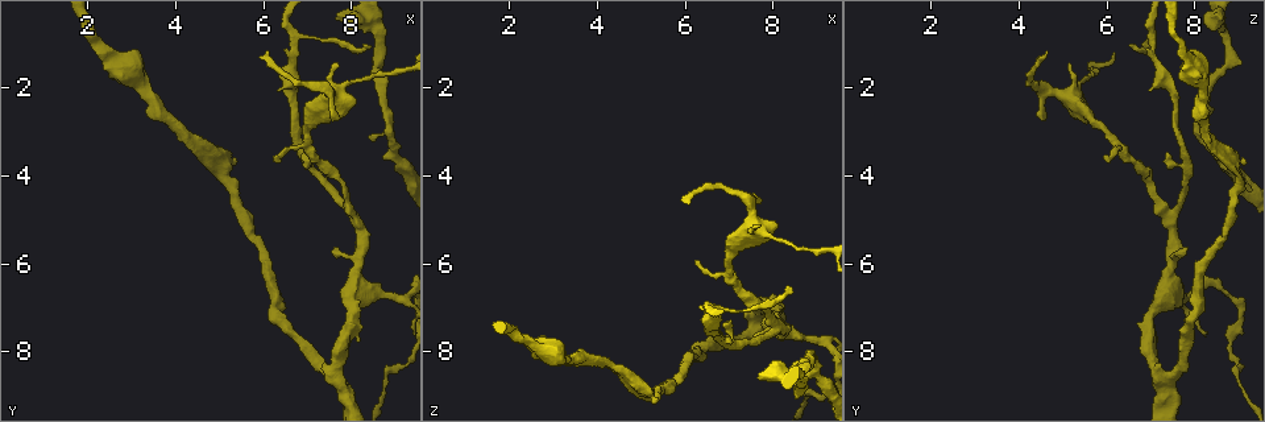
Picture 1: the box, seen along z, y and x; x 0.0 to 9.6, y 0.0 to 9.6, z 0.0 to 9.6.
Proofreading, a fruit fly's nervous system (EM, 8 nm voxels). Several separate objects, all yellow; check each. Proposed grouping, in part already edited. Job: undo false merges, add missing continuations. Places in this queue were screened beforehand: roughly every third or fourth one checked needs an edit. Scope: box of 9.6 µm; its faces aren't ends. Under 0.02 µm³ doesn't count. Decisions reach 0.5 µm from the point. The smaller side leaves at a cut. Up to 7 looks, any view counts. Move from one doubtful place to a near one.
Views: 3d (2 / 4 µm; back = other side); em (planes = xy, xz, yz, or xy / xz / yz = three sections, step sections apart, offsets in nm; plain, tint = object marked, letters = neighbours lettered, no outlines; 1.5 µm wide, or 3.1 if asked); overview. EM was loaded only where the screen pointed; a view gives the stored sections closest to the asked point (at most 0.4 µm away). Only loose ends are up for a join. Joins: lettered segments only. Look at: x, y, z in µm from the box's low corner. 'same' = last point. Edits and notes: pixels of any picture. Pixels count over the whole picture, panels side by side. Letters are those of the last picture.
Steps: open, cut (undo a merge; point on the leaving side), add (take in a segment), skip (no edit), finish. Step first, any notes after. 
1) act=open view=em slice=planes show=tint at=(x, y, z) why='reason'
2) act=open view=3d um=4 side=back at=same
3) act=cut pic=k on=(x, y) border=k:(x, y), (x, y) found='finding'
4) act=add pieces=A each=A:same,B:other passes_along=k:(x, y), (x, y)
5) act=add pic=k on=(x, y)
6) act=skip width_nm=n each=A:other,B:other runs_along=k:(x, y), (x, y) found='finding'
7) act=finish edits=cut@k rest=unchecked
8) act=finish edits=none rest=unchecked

act=open view=em slice=planes show=plain at=(8.10, 6.50, 7.50) why='a fork'

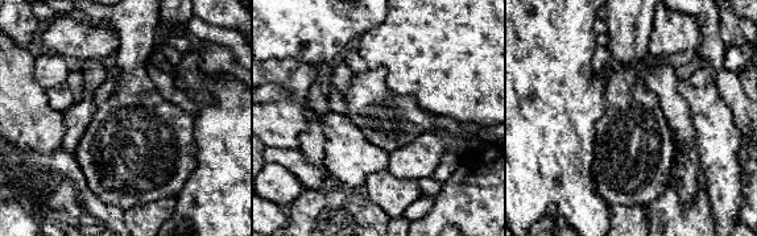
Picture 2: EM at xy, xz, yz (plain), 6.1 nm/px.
act=open view=em slice=planes show=letters at=same

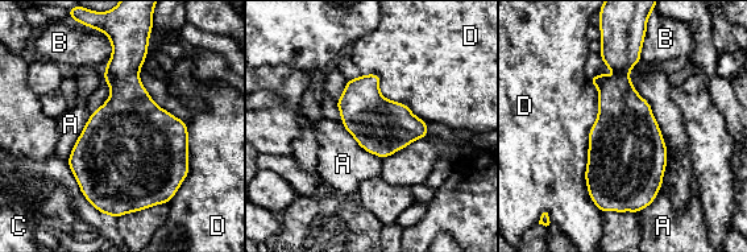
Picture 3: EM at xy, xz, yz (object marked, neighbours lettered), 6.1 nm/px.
act=skip width_nm=340 each=A:other,B:other,C:other,D:other border=3:(91, 114), (66, 161) found='all the same neuron'

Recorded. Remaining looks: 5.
act=open view=em slice=xy step=8 show=letters at=(6.25, 3.50, 5.90) why='an open end'

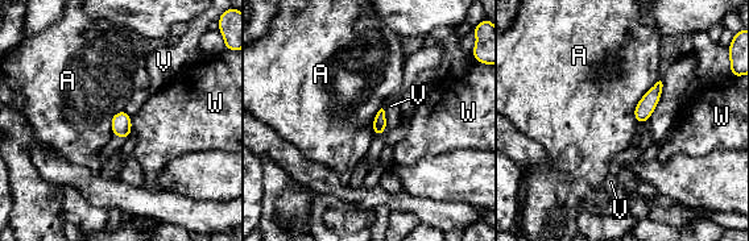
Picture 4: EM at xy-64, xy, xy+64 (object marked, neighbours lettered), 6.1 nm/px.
act=skip width_nm=110 each=A:other,V:other,W:other border=4:(659, 79), (637, 103), (637, 124) found='none of them fits'

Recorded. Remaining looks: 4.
act=open view=em slice=planes show=tint at=(8.30, 1.85, 5.50) why='thick turns thin'

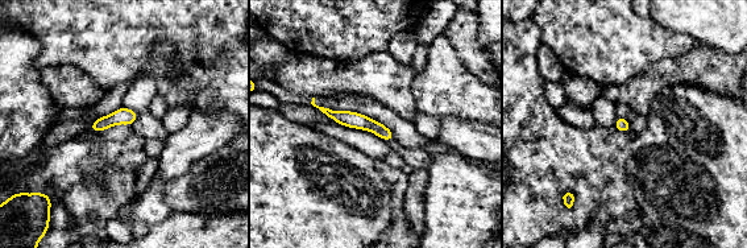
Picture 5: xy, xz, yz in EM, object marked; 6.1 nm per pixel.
act=open view=em slice=planes show=letters at=same why='what lies round it'

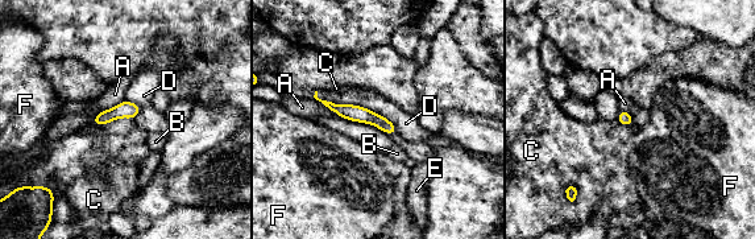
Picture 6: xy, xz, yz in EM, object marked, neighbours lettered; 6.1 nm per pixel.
act=skip each=A:other,B:other,C:other,D:other,E:other,F:other runs_along=6:(334, 107), (366, 115), (393, 130) found='continuous, no second neuron'

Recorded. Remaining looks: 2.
act=finish edits=none rest=unchecked

